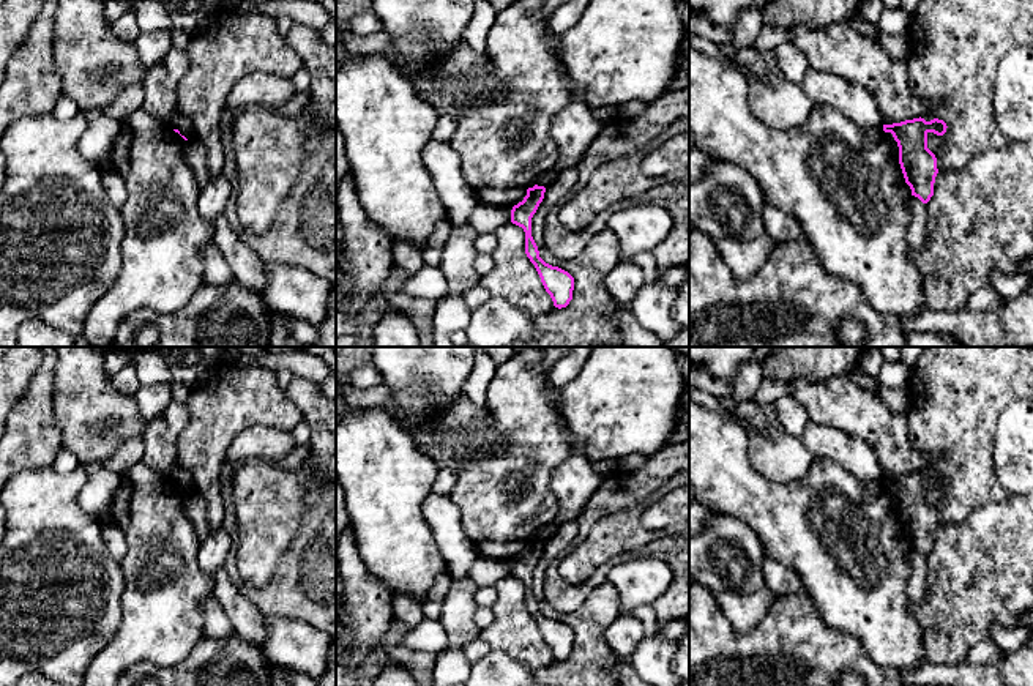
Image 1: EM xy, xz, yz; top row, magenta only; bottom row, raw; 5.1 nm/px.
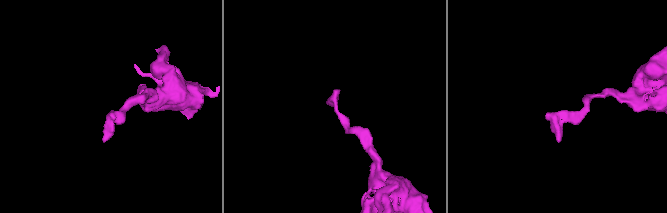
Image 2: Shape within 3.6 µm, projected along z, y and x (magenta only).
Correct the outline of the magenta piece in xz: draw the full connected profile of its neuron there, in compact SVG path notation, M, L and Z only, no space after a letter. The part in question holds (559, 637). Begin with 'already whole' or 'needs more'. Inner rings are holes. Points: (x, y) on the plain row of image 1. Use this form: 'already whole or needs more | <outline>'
already whole | M535 538L533 541L528 541L524 554L514 558L511 563L511 576L524 582L525 607L535 618L546 645L554 654L554 659L561 662L566 661L572 653L574 631L568 624L546 617L539 610L538 599L531 590L531 571L543 555L544 546L544 539Z

